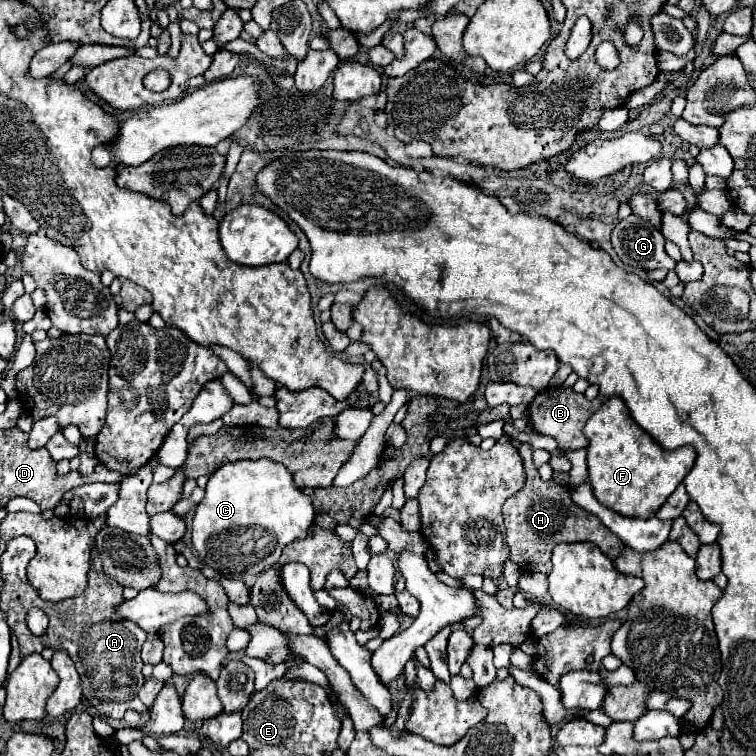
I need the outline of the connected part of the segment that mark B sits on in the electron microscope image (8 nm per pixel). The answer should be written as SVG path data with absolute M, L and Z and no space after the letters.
M548 387L534 397L532 405L528 407L528 411L530 411L528 419L530 419L536 433L554 437L558 441L558 447L562 447L562 449L582 449L582 447L588 445L588 439L584 437L584 425L590 419L590 415L600 409L600 405L602 405L600 397L588 401L584 395L574 393L574 389Z

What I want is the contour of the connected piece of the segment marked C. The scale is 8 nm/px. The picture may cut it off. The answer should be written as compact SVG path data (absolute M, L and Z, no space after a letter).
M240 459L228 465L222 465L214 471L206 485L206 495L198 503L194 521L192 521L192 547L198 553L200 561L216 569L226 579L246 579L262 573L264 569L272 567L282 547L292 543L294 539L304 539L308 527L314 519L314 507L310 497L296 489L290 471L284 465L278 465L270 459Z

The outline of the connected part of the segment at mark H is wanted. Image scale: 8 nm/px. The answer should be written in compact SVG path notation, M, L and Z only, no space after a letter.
M520 443L518 453L524 461L528 479L526 479L526 485L518 493L514 493L502 507L506 537L508 537L508 547L510 547L510 561L514 561L526 573L540 571L548 575L552 569L550 565L552 547L558 543L578 543L578 541L590 541L598 545L602 553L608 555L610 559L620 557L620 553L624 551L624 541L616 537L596 515L578 507L572 501L568 485L558 485L554 481L542 481L536 475L534 463L528 461L532 453L532 445Z

